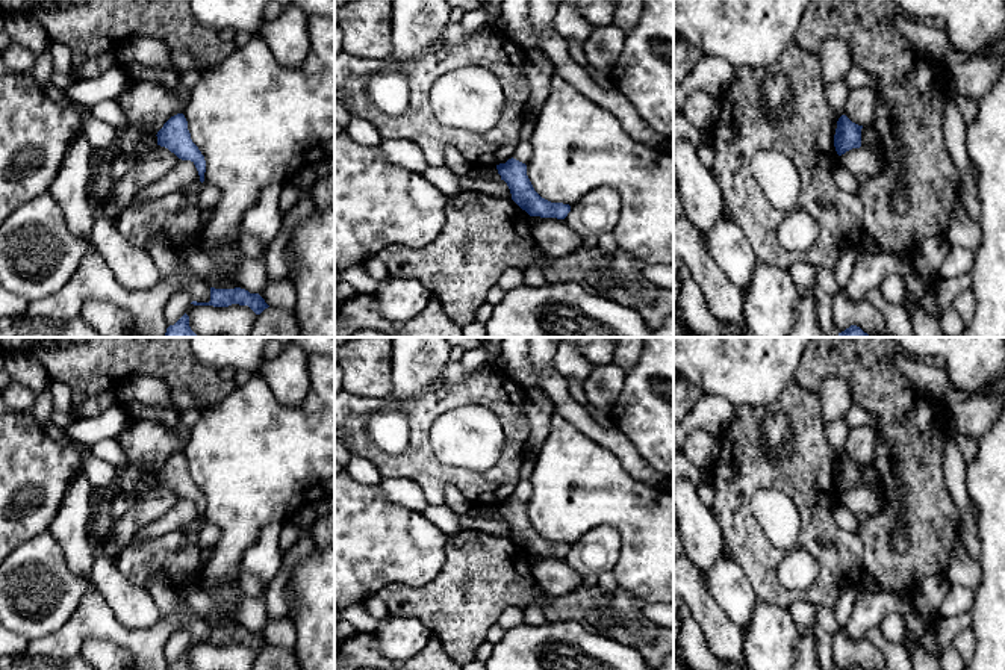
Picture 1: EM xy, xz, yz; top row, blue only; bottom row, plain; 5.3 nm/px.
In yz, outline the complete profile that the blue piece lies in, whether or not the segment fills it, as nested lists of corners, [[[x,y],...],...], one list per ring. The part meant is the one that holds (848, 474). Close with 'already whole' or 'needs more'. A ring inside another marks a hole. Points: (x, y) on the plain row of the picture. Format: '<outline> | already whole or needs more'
[[[846,454],[839,457],[834,473],[834,485],[839,495],[861,485],[861,467],[863,464],[852,461]]] | already whole

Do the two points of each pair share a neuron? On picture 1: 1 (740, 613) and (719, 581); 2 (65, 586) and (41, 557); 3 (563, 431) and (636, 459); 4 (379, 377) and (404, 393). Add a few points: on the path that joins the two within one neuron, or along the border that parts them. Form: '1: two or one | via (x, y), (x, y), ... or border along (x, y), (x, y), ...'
1: one | via (739, 605), (737, 599), (727, 589)
2: one | via (58, 578), (44, 564)
3: two | border along (572, 424), (606, 446), (625, 471)
4: two | border along (392, 353), (391, 392), (388, 395)

